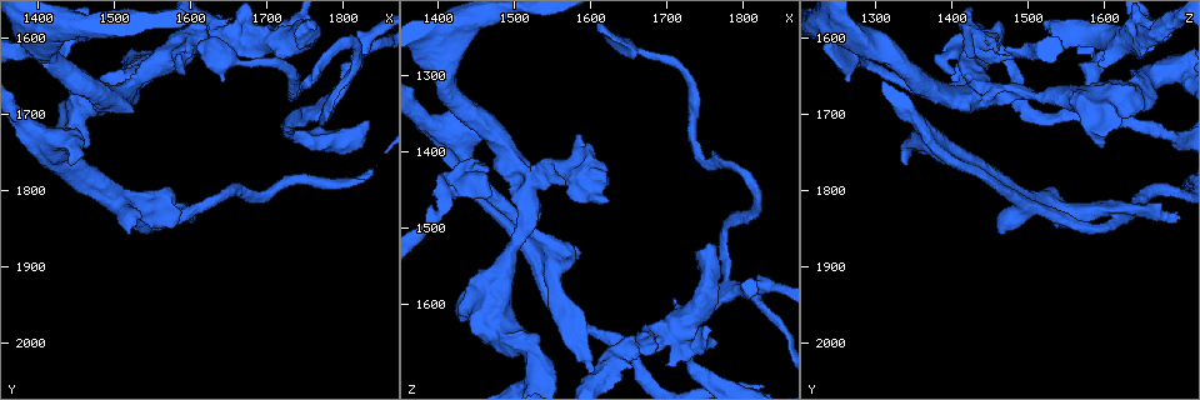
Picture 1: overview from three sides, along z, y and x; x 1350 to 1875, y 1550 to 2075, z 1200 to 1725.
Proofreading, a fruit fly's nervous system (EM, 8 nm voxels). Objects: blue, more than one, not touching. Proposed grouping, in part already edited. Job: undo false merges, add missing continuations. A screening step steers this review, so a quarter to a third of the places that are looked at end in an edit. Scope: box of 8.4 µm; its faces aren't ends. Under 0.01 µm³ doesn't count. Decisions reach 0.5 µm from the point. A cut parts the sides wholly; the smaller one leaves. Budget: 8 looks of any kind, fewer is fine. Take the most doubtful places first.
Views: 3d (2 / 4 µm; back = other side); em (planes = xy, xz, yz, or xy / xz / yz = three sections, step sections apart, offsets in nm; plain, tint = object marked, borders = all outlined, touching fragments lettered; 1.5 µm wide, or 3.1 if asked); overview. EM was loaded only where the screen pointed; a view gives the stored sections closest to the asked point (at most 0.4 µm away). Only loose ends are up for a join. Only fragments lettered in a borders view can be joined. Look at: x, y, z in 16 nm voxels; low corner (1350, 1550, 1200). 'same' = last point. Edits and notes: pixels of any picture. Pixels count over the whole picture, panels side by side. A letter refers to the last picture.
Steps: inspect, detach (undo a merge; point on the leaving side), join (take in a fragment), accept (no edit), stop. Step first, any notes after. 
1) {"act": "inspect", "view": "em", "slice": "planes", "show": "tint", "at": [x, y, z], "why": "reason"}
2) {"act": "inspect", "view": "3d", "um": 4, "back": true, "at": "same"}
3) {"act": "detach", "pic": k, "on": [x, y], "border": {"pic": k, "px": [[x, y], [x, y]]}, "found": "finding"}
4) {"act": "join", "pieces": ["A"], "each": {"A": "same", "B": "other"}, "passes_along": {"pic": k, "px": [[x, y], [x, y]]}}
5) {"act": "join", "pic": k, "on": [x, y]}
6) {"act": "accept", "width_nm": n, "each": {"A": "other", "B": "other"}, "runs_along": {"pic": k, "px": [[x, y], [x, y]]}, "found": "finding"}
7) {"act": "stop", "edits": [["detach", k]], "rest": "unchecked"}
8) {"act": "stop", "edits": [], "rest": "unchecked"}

{"act": "inspect", "view": "3d", "um": 4, "at": [1705, 1605, 1630], "why": "calibre changes"}

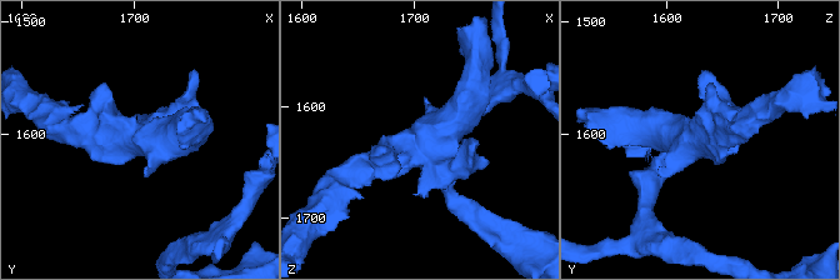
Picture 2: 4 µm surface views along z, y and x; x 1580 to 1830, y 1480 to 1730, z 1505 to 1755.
{"act": "inspect", "view": "em", "slice": "planes", "show": "tint", "at": [1706, 1606, 1634]}

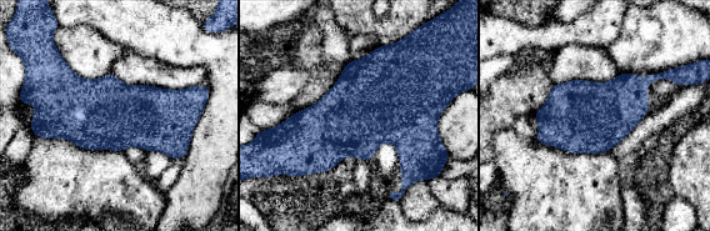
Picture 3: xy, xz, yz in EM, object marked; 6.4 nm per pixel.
{"act": "inspect", "view": "em", "slice": "planes", "show": "borders", "at": "same"}

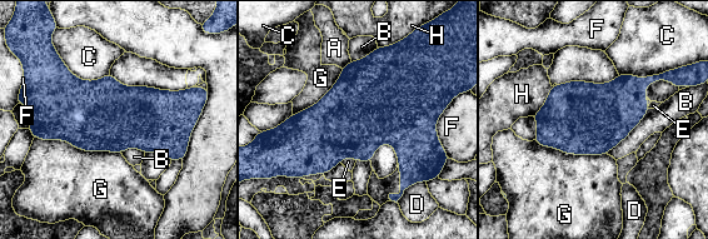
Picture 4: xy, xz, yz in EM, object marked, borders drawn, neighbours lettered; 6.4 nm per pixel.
{"act": "accept", "width_nm": 460, "longest_contact_nm": ["G", 550], "each": {"A": "other", "B": "other", "C": "other", "D": "other", "E": "other", "F": "other", "G": "other", "H": "other"}, "found": "one cell here"}

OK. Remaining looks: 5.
{"act": "inspect", "view": "3d", "um": 2, "at": [1510, 1820, 1500], "why": "four or more arms meet"}

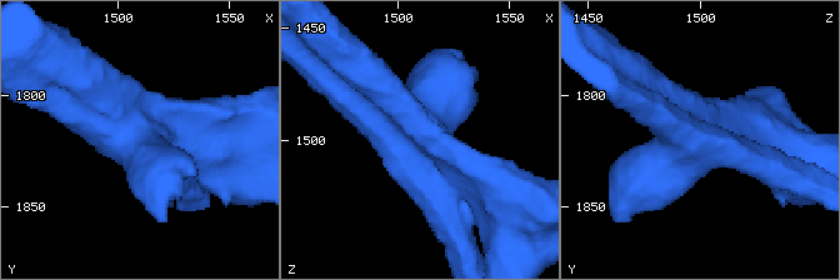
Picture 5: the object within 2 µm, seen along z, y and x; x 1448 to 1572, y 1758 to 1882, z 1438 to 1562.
{"act": "inspect", "view": "em", "slice": "planes", "show": "borders", "at": [1509, 1822, 1499], "arms": 4}

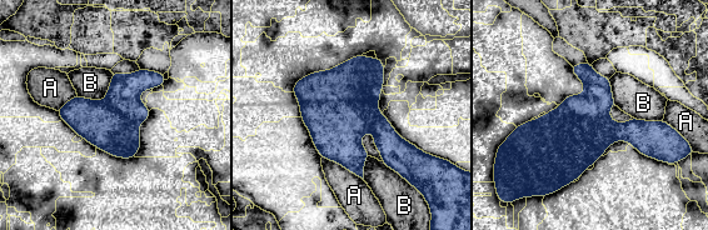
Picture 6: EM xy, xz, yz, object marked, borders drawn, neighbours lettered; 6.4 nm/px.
{"act": "detach", "pic": 6, "on": [559, 146], "each": {"A": "other", "B": "other"}, "border": {"pic": 6, "px": [[562, 106], [582, 116], [607, 116]]}, "found": "two cells meet here"}

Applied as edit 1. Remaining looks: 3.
{"act": "inspect", "view": "overview"}

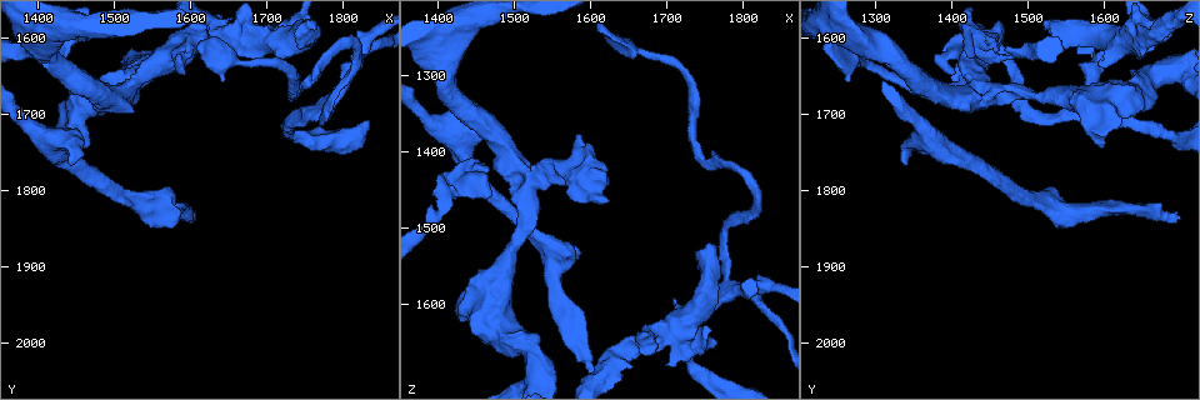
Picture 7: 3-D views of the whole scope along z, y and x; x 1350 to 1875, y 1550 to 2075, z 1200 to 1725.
{"act": "inspect", "view": "3d", "um": 2, "back": true, "at": [1620, 1585, 1465], "why": "stops while still wide"}

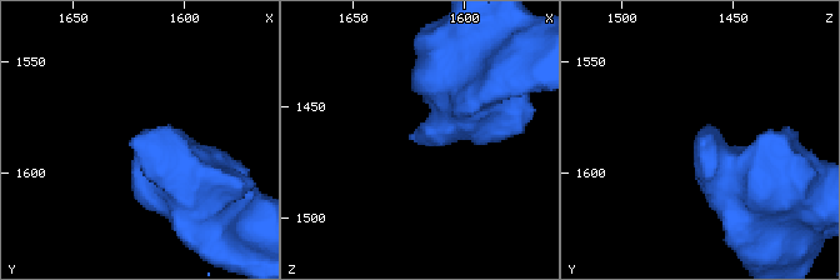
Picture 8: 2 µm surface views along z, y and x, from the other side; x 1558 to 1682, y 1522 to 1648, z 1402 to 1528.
{"act": "inspect", "view": "em", "slice": "planes", "show": "borders", "at": [1622, 1584, 1465], "why": "need the tissue"}

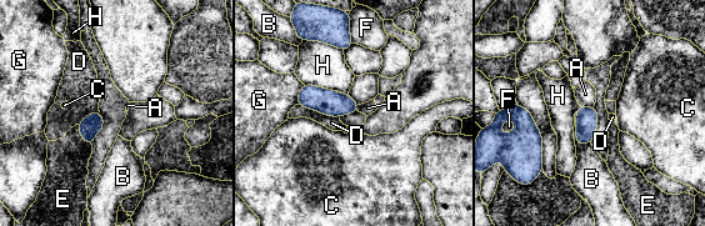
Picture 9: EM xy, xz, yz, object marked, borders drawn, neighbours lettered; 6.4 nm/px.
{"act": "accept", "longest_contact_nm": ["H", 280], "each": {"A": "other", "B": "other", "C": "other", "D": "other", "E": "other", "F": "other", "G": "other", "H": "other"}, "border": {"pic": 9, "px": [[580, 105], [593, 108]]}, "found": "none of them fits"}

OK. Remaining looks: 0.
{"act": "stop", "edits": [["detach", 6]], "rest": "unchecked"}

